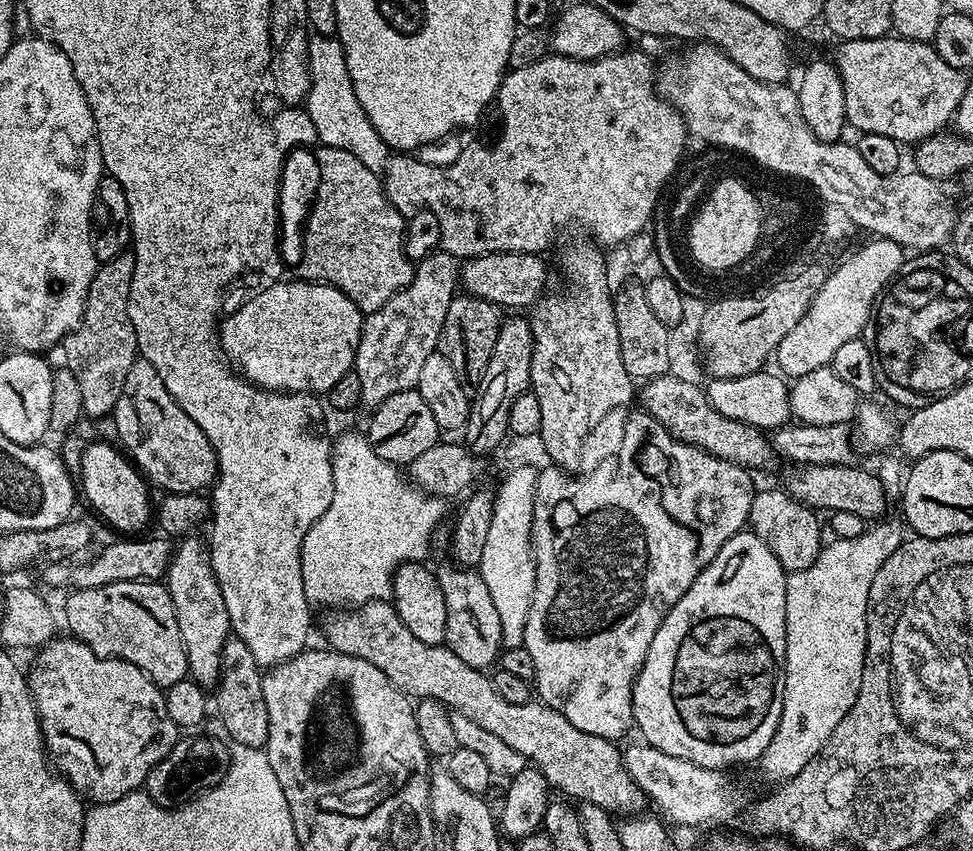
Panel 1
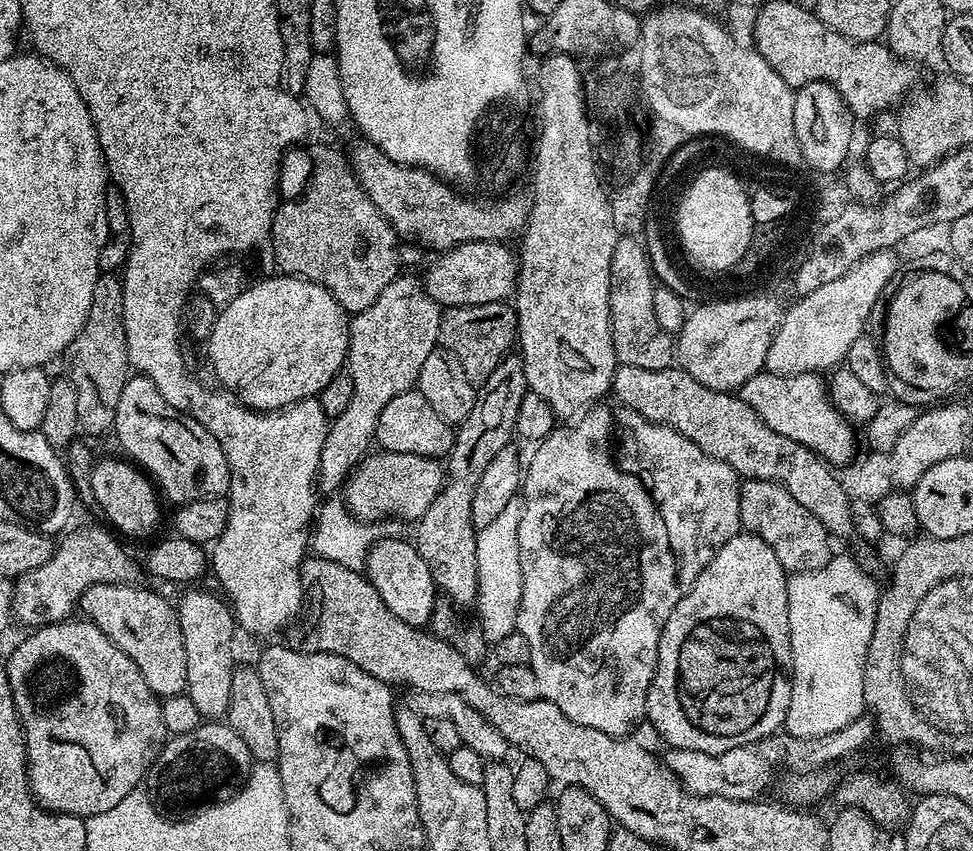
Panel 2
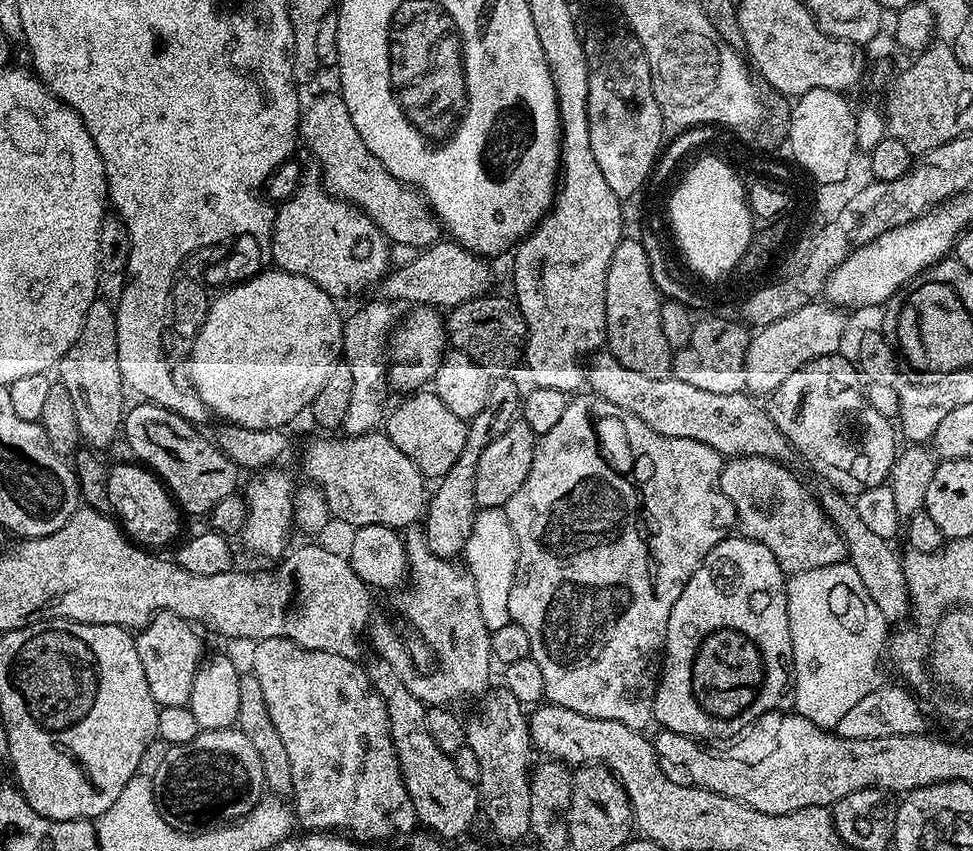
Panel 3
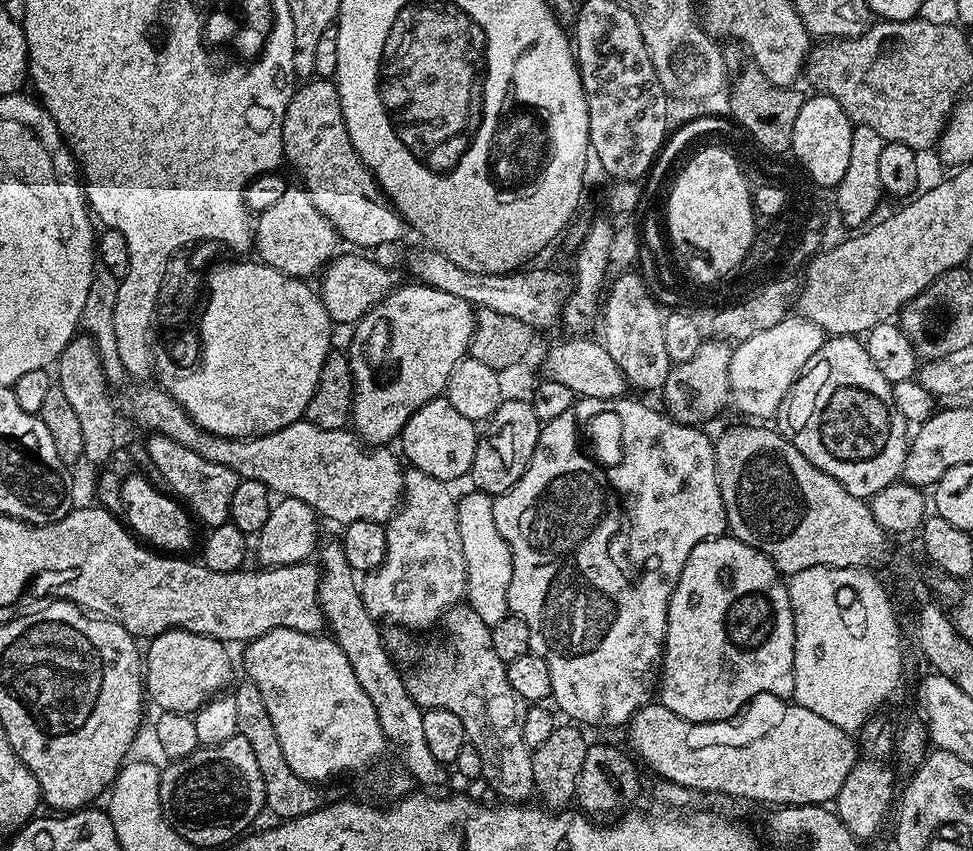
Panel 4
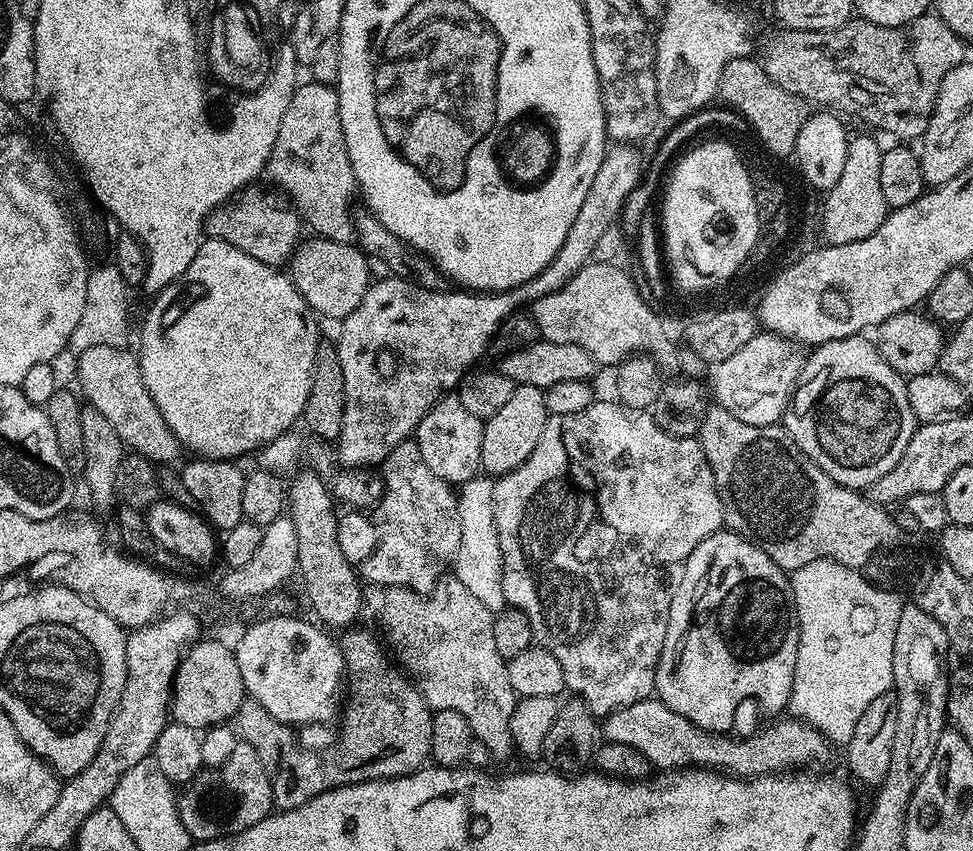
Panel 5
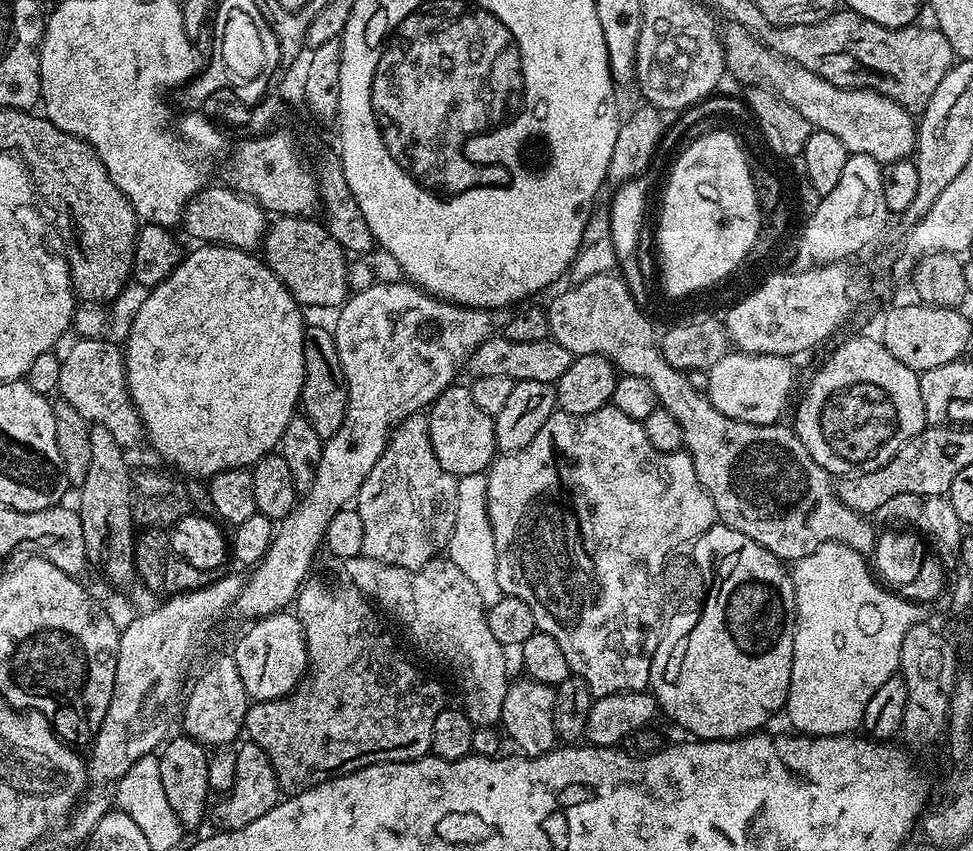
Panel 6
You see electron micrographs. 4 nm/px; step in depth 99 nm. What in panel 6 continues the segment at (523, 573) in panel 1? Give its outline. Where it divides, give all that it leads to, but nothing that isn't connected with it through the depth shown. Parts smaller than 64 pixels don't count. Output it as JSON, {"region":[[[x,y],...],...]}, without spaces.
{"region":[[[485,473],[468,474],[459,477],[456,482],[456,493],[458,494],[458,502],[456,503],[456,517],[454,518],[454,530],[452,537],[446,549],[447,559],[454,562],[454,566],[458,566],[458,570],[462,570],[462,574],[466,574],[466,578],[470,578],[470,582],[474,582],[478,594],[482,594],[485,605],[498,602],[501,598],[501,590],[498,586],[498,558],[496,557],[496,547],[494,546],[494,530],[490,526],[490,514],[488,513],[488,477]]]}

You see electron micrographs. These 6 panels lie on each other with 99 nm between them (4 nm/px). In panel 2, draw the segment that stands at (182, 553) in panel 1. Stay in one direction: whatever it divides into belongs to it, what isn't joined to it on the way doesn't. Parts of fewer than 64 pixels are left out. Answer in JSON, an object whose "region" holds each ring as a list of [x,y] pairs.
{"region":[[[200,586],[181,591],[184,593],[180,596],[180,604],[178,600],[175,605],[182,630],[182,646],[186,646],[186,695],[194,706],[198,706],[201,718],[216,722],[228,715],[230,682],[234,671],[232,639],[238,633],[238,625],[231,607],[219,595],[216,597],[214,593],[196,587]]]}

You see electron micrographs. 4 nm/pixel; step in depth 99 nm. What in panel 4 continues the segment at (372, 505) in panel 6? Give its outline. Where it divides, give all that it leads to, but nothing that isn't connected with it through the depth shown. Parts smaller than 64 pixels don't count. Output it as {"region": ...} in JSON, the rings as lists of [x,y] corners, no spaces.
{"region":[[[417,468],[405,471],[403,501],[384,529],[386,558],[359,581],[362,602],[377,622],[405,630],[428,628],[465,599],[468,583],[456,513],[458,500],[448,488],[445,481],[430,478]]]}

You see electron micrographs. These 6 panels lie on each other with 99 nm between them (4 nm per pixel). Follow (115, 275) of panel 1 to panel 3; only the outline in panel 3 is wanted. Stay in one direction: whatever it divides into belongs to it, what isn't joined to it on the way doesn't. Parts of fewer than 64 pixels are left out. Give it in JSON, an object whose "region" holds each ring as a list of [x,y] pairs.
{"region":[[[103,298],[92,301],[90,310],[74,346],[66,350],[58,365],[59,383],[74,401],[74,414],[78,417],[81,441],[93,450],[108,448],[121,435],[126,415],[126,389],[118,370],[118,338],[116,337],[116,310]]]}

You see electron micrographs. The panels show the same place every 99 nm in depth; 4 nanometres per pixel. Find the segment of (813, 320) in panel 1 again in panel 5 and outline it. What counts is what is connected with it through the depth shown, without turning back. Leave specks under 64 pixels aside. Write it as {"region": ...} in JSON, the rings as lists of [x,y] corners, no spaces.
{"region":[[[757,331],[756,336],[742,346],[742,350],[734,350],[730,358],[711,369],[711,395],[713,392],[715,403],[734,414],[738,422],[746,422],[750,426],[779,425],[801,379],[805,359],[805,349],[796,341],[775,336],[773,332]]]}

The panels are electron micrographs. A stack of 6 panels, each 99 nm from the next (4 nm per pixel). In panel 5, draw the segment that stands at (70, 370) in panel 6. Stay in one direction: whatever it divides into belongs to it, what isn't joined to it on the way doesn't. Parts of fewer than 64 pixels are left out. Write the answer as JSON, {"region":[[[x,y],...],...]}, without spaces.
{"region":[[[92,346],[79,353],[77,360],[80,361],[76,364],[76,376],[80,379],[79,391],[87,407],[110,418],[114,430],[118,430],[118,438],[135,455],[145,456],[153,464],[163,466],[179,458],[182,445],[174,430],[170,430],[166,424],[166,418],[162,418],[162,410],[154,406],[154,398],[150,398],[146,382],[142,382],[137,353],[130,351],[127,347]]]}

